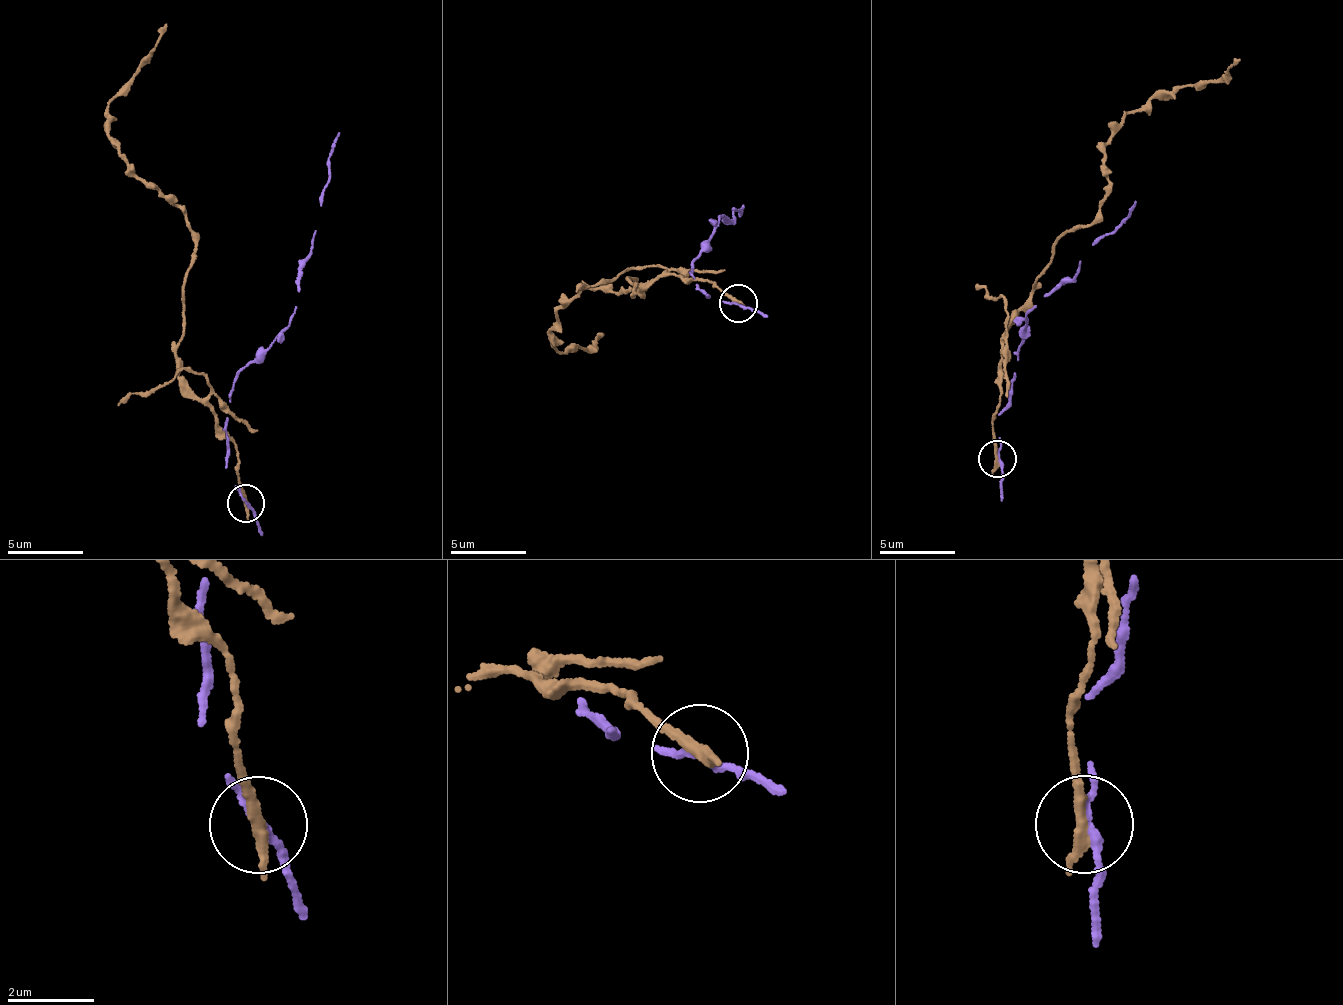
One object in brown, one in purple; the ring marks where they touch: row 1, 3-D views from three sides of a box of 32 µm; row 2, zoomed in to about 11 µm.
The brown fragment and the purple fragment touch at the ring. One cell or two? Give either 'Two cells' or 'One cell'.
Two cells

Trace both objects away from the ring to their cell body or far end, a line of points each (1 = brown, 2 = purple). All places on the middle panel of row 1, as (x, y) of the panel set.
1: (737, 303), (672, 273), (635, 292), (626, 277), (638, 287), (593, 286), (556, 312), (553, 348), (602, 335)
2: (741, 302), (730, 305), (707, 295), (689, 273), (718, 214), (734, 219), (733, 206), (742, 213), (742, 206)

